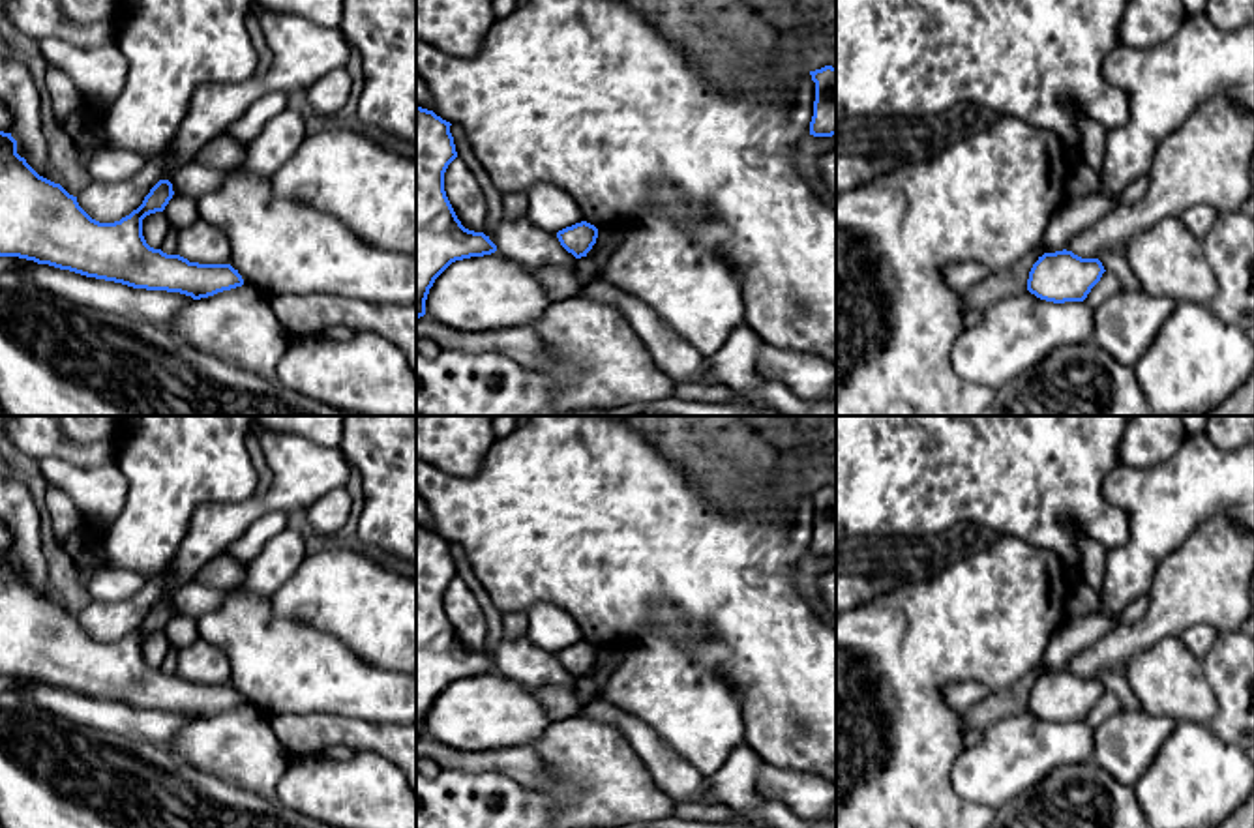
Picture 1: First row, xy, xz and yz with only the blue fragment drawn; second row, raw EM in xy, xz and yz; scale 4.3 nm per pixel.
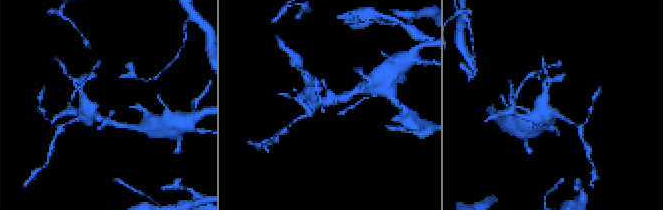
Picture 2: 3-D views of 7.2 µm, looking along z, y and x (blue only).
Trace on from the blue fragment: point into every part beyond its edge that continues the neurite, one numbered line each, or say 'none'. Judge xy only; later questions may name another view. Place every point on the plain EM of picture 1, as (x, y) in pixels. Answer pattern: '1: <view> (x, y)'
none

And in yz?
none

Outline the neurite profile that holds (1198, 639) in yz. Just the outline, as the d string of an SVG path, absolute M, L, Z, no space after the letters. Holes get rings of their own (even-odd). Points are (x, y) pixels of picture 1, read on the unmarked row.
M1198 624L1188 628L1181 635L1181 641L1198 659L1203 659L1213 643L1218 639L1218 635L1220 631L1217 631L1213 626Z

